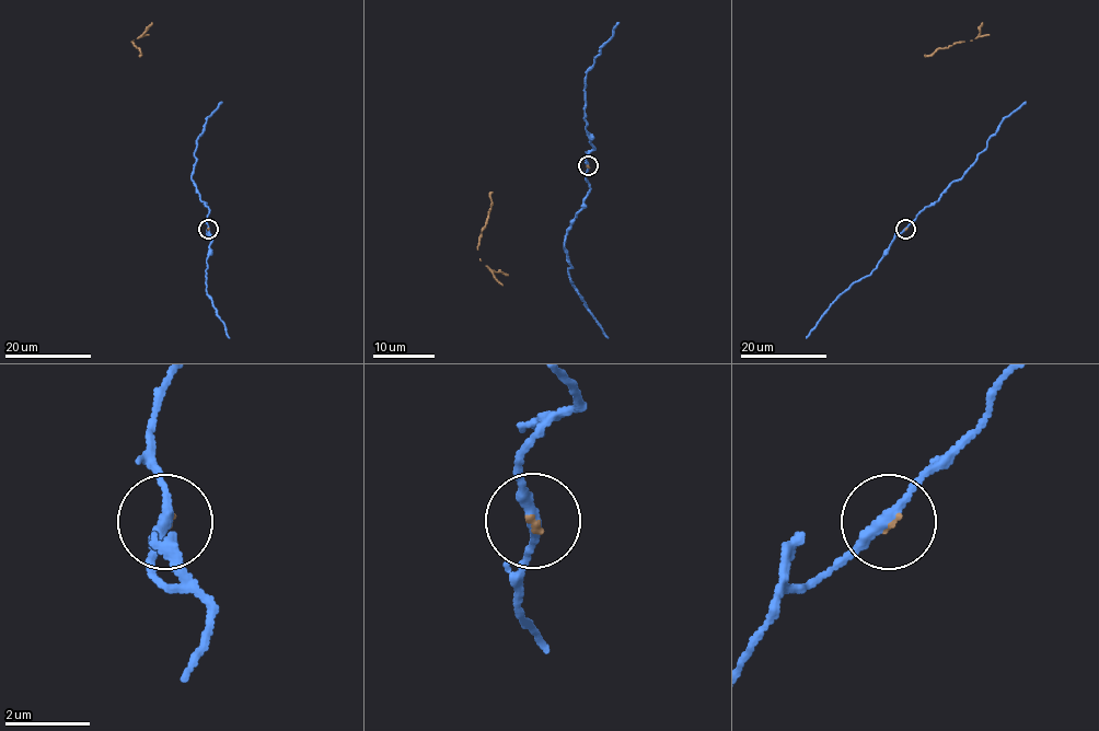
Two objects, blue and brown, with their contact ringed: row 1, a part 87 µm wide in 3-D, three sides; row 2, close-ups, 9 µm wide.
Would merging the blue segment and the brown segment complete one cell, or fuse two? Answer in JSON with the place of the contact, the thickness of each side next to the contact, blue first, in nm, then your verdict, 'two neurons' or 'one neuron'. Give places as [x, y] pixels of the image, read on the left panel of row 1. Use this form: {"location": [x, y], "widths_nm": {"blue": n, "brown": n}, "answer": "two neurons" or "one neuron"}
{"location": [208, 229], "widths_nm": {"blue": 260, "brown": 80}, "answer": "one neuron"}

